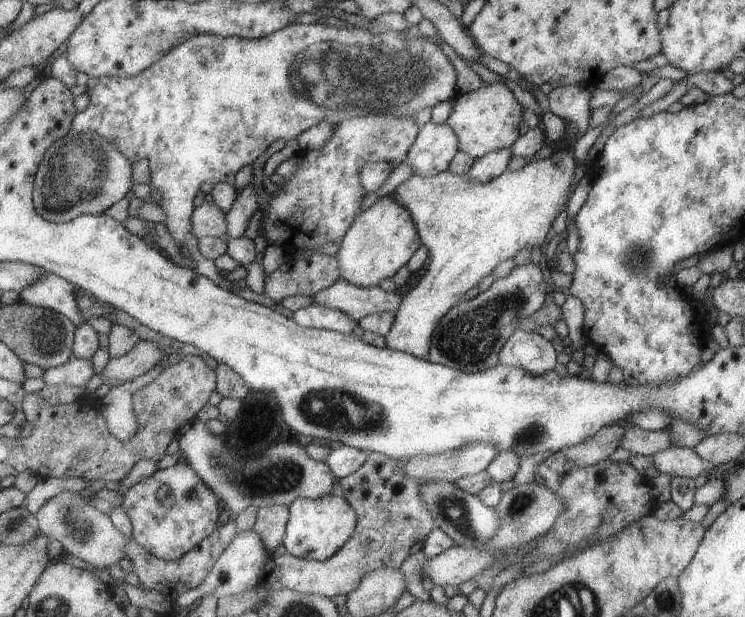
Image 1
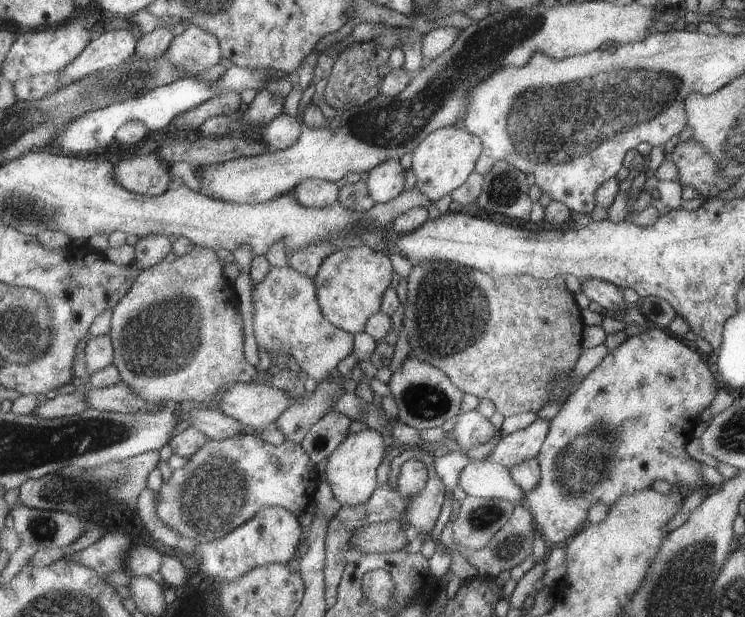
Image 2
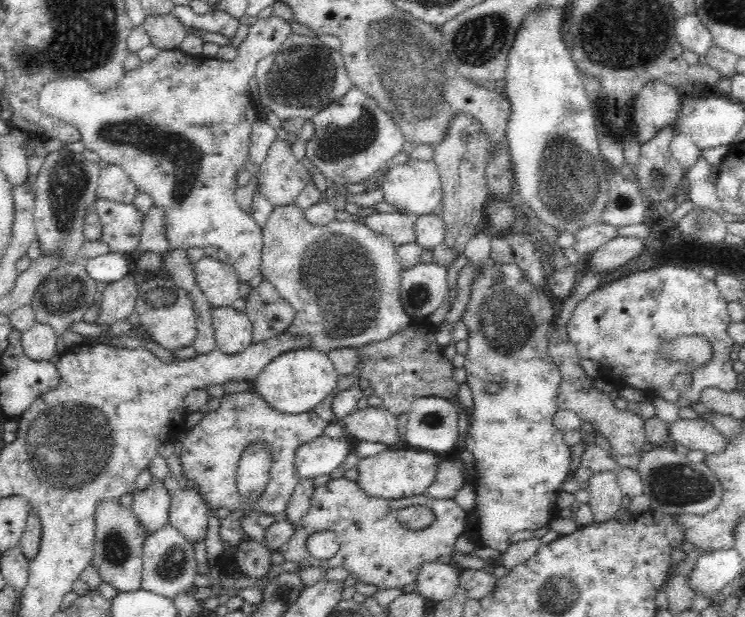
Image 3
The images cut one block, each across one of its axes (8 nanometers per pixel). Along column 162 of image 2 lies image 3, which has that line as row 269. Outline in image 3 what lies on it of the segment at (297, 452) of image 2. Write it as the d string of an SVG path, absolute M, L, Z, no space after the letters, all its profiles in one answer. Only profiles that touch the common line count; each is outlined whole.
M504 263L488 265L471 282L469 299L460 319L469 332L464 368L466 383L474 397L468 434L460 443L474 455L475 461L476 506L467 514L470 530L466 534L476 547L488 546L501 554L511 545L510 536L514 532L538 530L558 515L556 499L570 473L571 448L562 439L564 433L553 425L561 386L561 373L547 350L554 314L556 304L548 290L534 287L516 263Z

